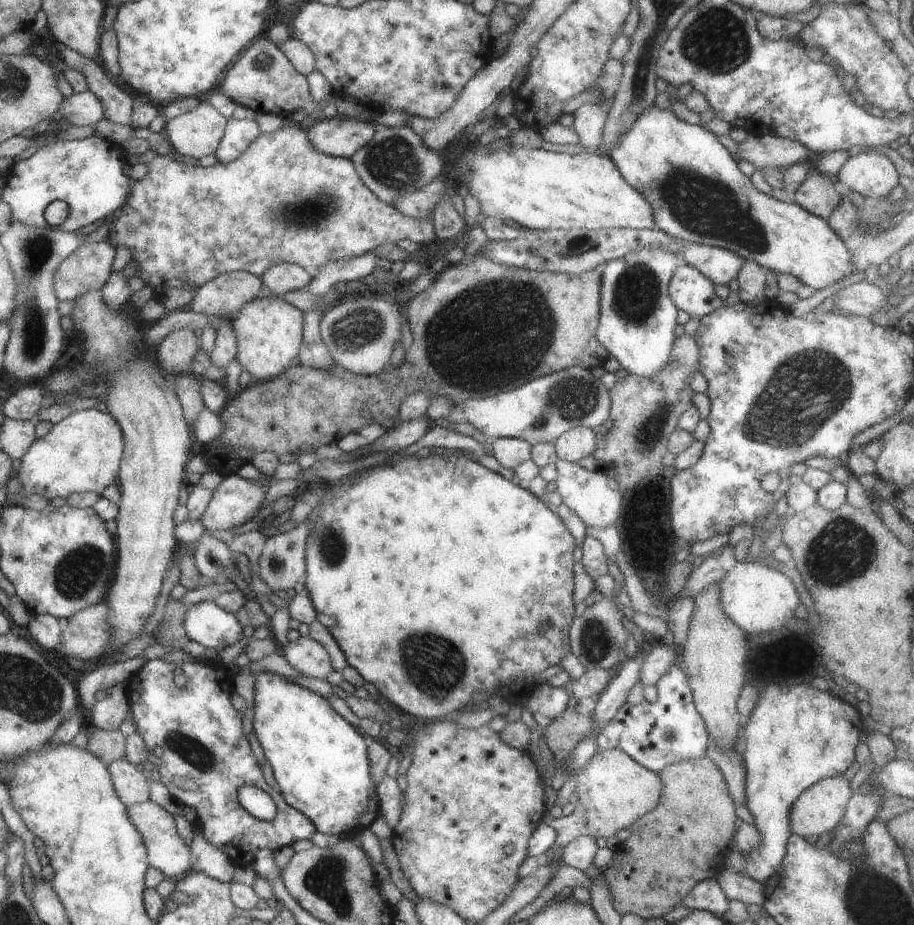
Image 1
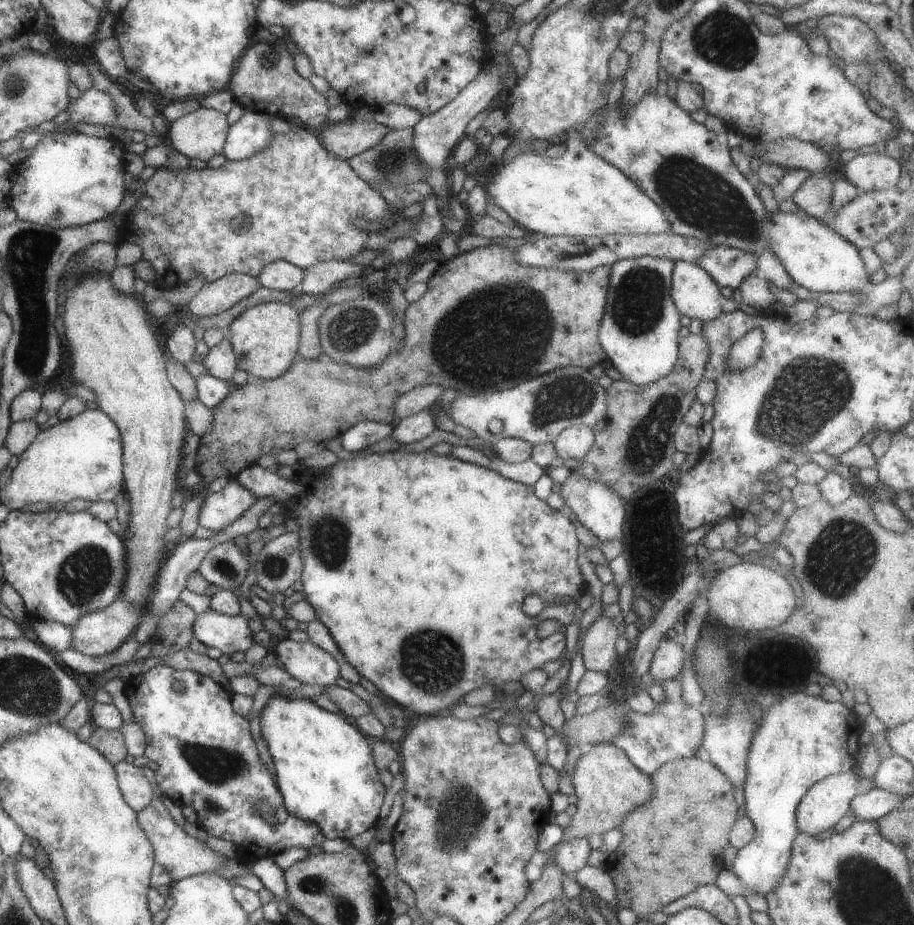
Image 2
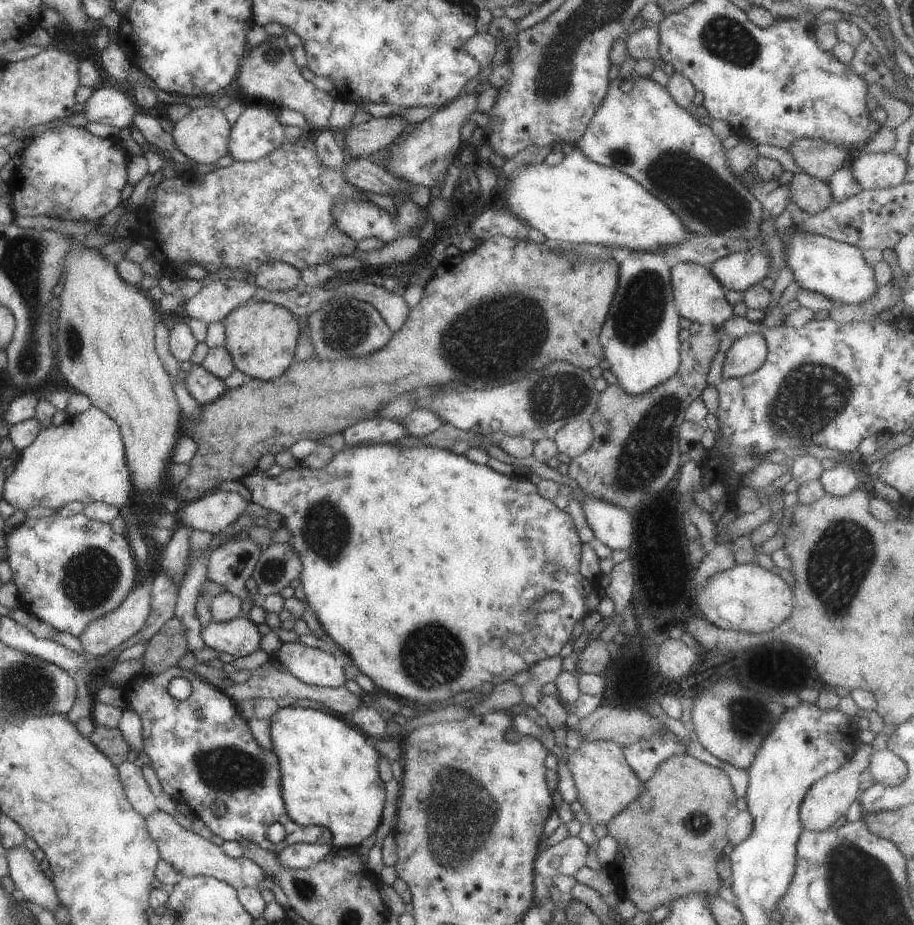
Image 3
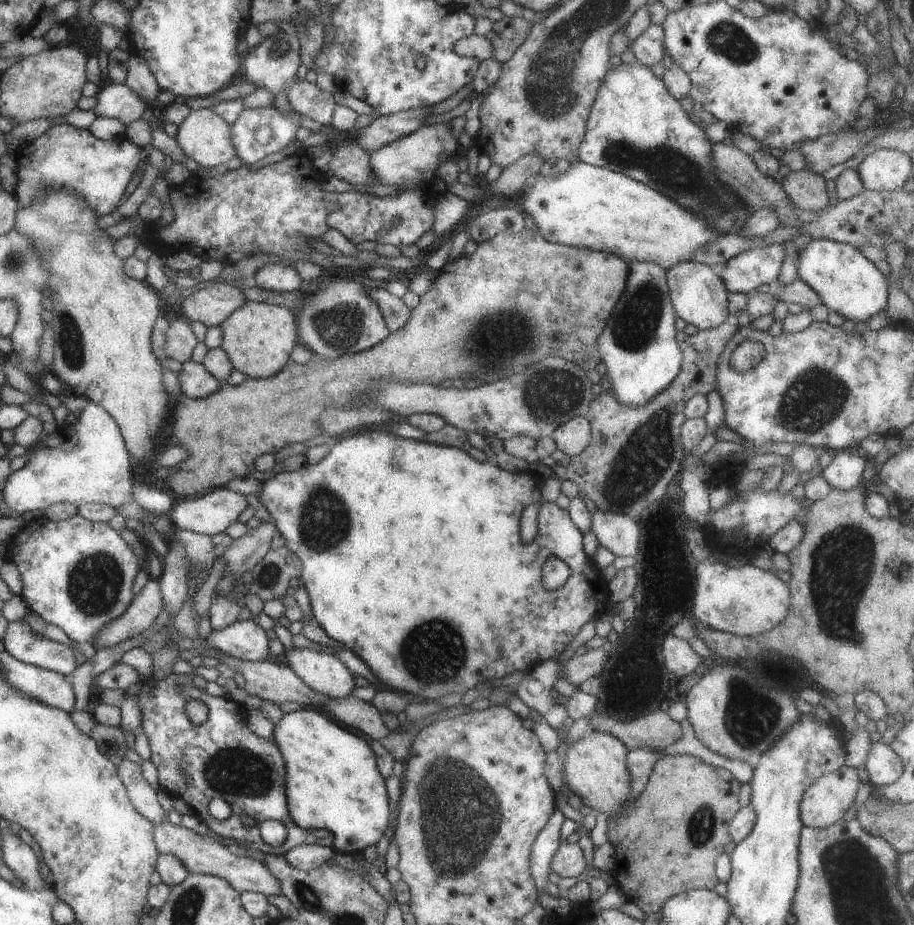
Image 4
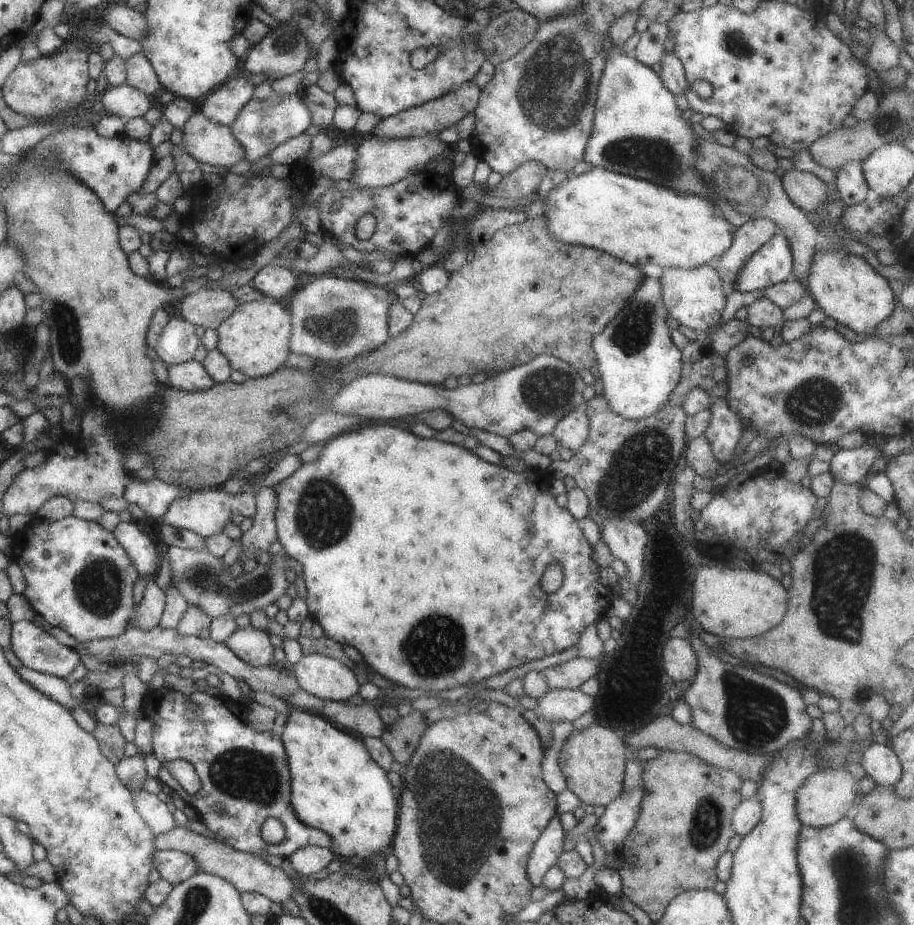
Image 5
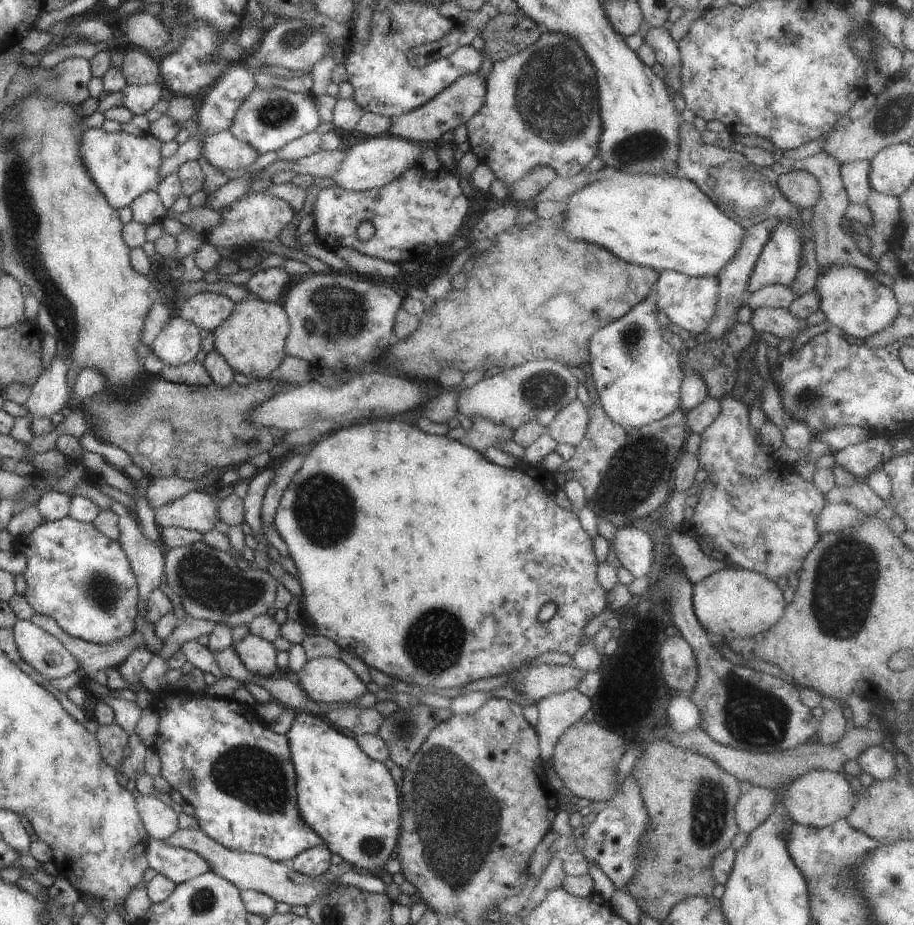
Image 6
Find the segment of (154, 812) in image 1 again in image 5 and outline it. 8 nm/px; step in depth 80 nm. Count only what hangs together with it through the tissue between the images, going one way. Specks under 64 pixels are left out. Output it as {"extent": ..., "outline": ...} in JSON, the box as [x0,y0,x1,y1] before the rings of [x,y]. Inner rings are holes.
{"extent":[153,827,292,902],"outline":[[[171,827],[153,837],[155,850],[179,851],[191,856],[199,871],[203,871],[223,880],[226,880],[237,890],[243,893],[257,893],[265,896],[271,902],[283,902],[291,896],[292,880],[279,867],[273,867],[264,862],[257,855],[235,850],[225,843],[195,833],[185,827]]]}

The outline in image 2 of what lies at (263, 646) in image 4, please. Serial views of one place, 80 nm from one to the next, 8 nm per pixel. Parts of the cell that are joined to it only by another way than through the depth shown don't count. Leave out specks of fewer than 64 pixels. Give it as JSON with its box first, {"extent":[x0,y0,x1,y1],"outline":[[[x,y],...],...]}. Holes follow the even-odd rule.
{"extent":[192,609,253,654],"outline":[[[207,609],[199,615],[194,615],[192,622],[192,638],[209,648],[217,648],[219,652],[233,654],[233,652],[244,652],[253,644],[253,636],[247,627],[247,617],[239,615],[224,615]]]}

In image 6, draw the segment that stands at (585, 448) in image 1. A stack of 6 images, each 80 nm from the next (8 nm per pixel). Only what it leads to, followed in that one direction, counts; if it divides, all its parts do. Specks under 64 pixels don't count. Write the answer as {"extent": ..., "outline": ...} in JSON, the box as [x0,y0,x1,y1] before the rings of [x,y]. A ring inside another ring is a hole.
{"extent":[545,399,587,446],"outline":[[[575,399],[555,413],[553,420],[546,426],[545,432],[556,443],[575,446],[584,437],[587,421],[586,404]]]}

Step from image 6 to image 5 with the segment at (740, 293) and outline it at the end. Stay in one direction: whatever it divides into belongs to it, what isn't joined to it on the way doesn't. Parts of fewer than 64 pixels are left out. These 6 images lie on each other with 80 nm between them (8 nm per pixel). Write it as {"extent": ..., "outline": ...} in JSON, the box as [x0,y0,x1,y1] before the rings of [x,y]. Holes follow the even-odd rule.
{"extent":[709,217,777,294],"outline":[[[763,217],[749,219],[737,228],[733,226],[731,228],[733,232],[730,247],[709,264],[717,271],[727,294],[733,290],[732,284],[742,262],[751,256],[759,245],[777,234],[775,223]]]}

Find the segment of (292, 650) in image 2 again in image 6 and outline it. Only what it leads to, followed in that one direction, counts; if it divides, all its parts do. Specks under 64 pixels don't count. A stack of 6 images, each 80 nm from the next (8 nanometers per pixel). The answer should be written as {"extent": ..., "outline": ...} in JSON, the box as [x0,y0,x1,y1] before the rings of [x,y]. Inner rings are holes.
{"extent":[296,658,367,706],"outline":[[[340,658],[307,659],[296,673],[297,684],[315,702],[346,706],[343,702],[351,702],[367,692],[366,684]]]}

